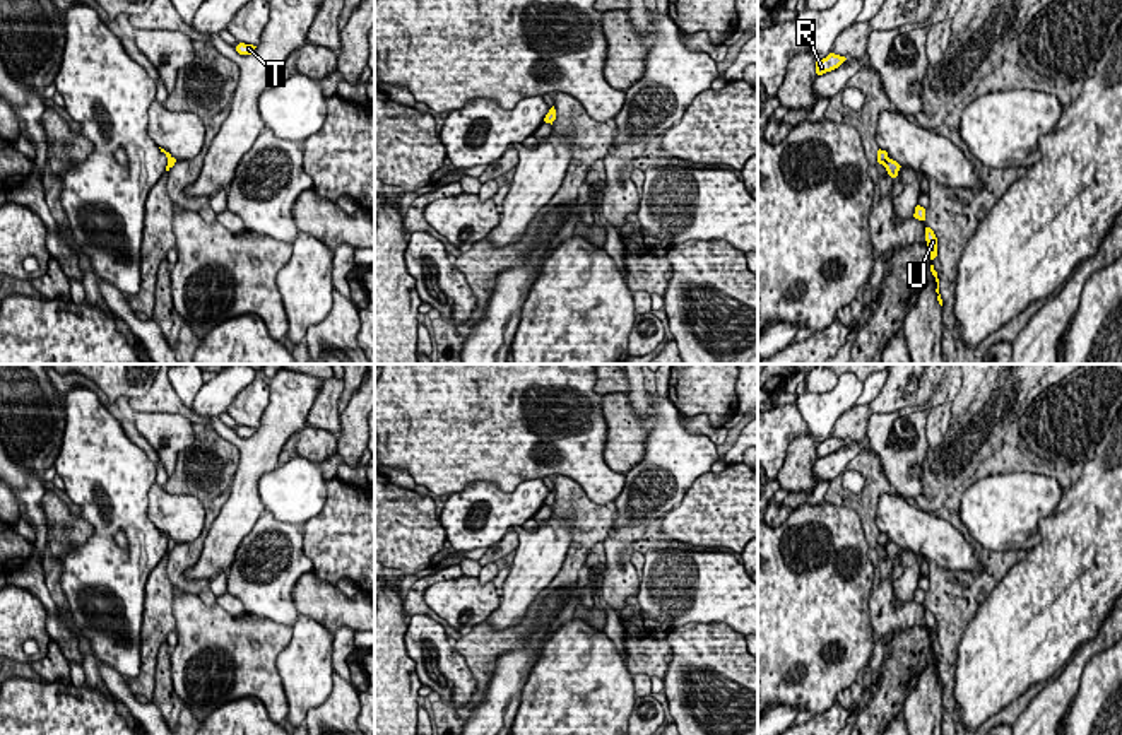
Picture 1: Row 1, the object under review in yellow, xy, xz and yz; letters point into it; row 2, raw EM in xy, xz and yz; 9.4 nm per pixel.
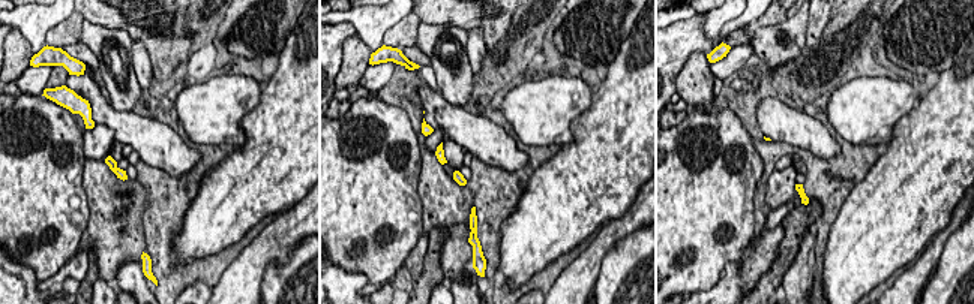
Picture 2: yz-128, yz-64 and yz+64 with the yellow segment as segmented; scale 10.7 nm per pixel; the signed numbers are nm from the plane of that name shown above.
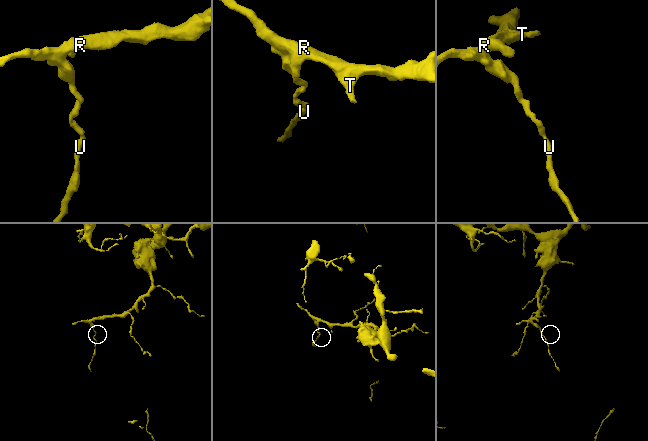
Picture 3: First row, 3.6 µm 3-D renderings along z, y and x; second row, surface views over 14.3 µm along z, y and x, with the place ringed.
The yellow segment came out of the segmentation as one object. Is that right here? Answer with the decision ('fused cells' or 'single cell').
single cell

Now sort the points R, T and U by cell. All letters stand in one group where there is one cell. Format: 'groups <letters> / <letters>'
groups R T U

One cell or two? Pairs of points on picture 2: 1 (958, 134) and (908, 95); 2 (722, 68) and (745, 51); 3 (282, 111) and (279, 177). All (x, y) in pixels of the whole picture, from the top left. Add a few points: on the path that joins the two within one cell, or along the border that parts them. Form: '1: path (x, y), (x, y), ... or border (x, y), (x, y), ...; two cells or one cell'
1: border (920, 99), (893, 126); two cells
2: path (728, 65), (739, 56); one cell
3: path (282, 128), (281, 160); one cell

